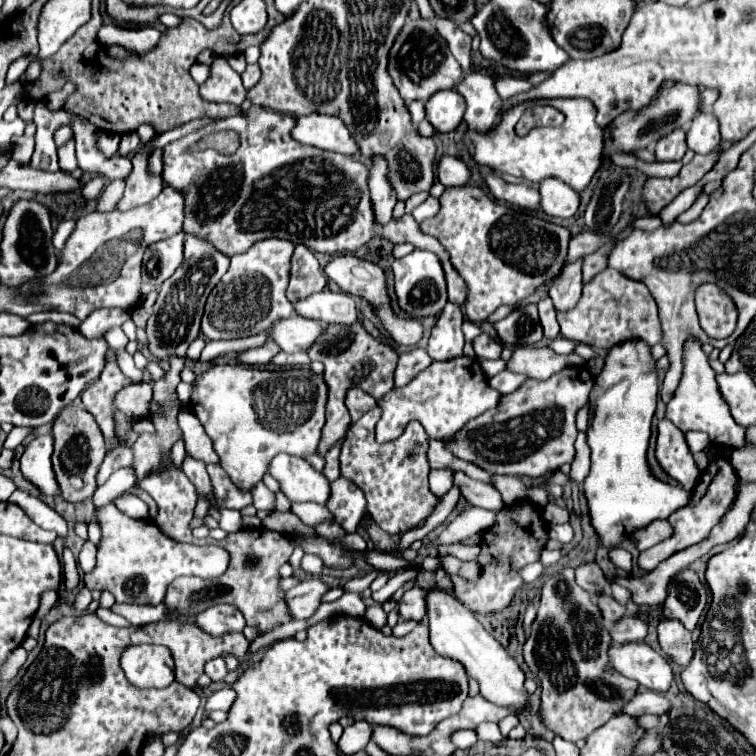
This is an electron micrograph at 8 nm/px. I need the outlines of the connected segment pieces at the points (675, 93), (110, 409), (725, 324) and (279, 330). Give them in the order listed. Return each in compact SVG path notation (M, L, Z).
M674 84L672 88L660 90L656 104L650 104L638 112L622 112L622 116L616 118L612 126L612 138L614 138L614 148L616 150L634 150L634 148L648 148L654 140L678 130L686 128L688 122L692 120L694 114L700 110L700 92L694 86L688 84Z
M116 362L106 363L98 382L90 384L82 394L84 408L96 418L105 440L116 440L116 420L114 413L114 397L122 388L132 385L131 379L127 378L120 370Z
M710 282L700 284L694 292L694 300L700 316L700 326L708 336L728 338L734 332L738 312L734 308L734 300L730 300L722 288Z
M294 314L286 320L274 322L272 328L268 330L268 340L276 342L280 350L294 354L294 352L304 352L322 334L322 330L324 328L320 322Z

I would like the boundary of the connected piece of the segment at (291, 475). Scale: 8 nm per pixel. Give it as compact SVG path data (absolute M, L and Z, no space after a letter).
M278 454L270 464L270 474L280 482L282 492L292 502L316 502L324 506L330 498L328 478L314 470L304 458Z

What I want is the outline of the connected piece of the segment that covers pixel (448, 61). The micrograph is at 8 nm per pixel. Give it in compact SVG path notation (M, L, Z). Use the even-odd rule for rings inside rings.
M426 18L408 20L402 32L398 32L398 40L394 40L390 48L388 72L394 80L394 86L398 88L400 96L406 102L412 102L412 100L426 102L434 92L454 88L458 80L462 78L460 64L454 60L452 52L448 50L446 40L438 34L434 24Z

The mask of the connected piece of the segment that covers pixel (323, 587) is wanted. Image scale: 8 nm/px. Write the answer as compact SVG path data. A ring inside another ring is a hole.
M308 578L306 582L288 590L286 602L288 602L292 616L296 620L310 618L316 612L316 608L322 604L322 596L328 590L330 590L330 586L326 582L322 582L320 578Z

